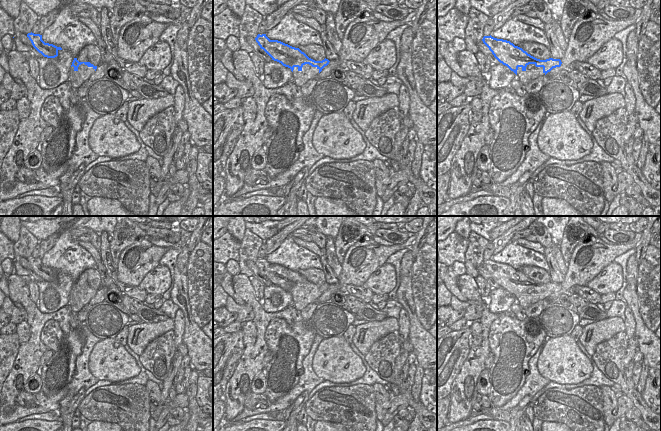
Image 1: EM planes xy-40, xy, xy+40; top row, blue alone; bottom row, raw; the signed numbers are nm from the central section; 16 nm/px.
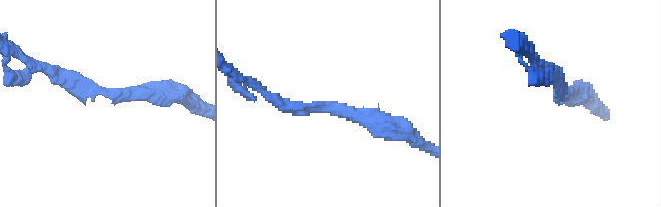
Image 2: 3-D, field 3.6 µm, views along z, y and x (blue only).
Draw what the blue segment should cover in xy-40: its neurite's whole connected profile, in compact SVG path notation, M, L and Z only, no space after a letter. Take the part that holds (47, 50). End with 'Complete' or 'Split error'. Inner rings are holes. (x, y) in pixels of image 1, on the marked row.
M28 33L27 37L31 41L33 47L41 53L44 57L47 58L55 58L58 56L58 51L62 50L61 47L57 47L53 44L45 43L42 40L42 35L40 34L34 34L34 33Z. Complete

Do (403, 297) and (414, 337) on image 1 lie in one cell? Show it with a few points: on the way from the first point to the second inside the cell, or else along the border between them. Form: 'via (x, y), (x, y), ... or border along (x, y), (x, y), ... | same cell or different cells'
via (409, 307), (414, 320), (414, 327) | same cell

